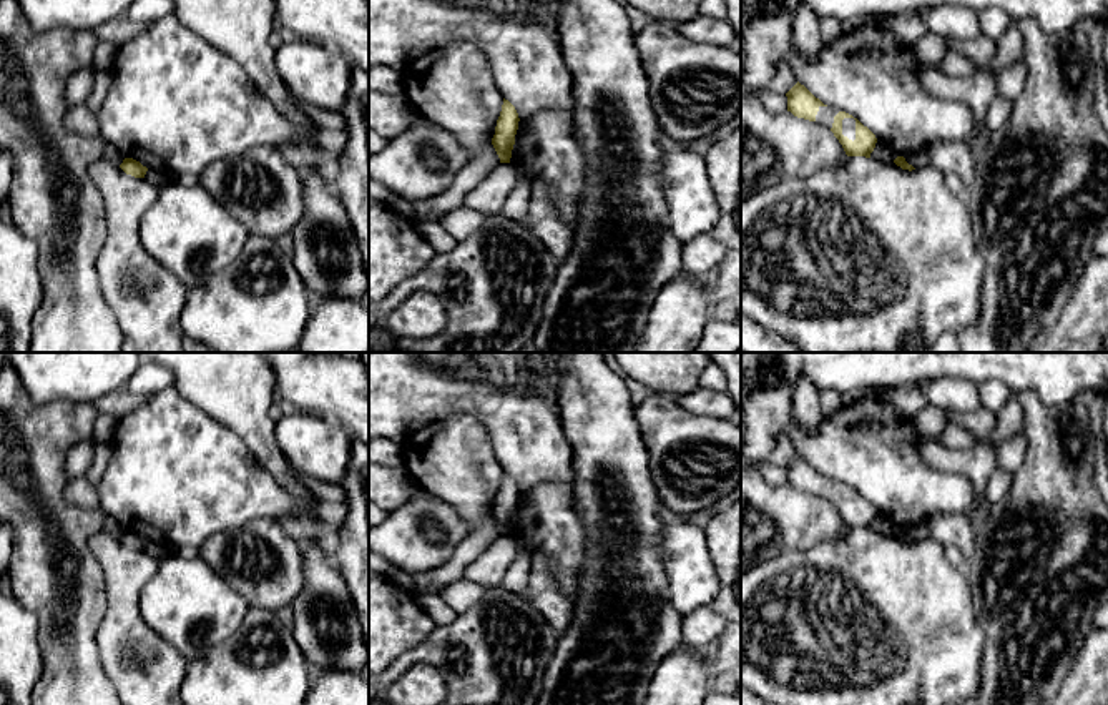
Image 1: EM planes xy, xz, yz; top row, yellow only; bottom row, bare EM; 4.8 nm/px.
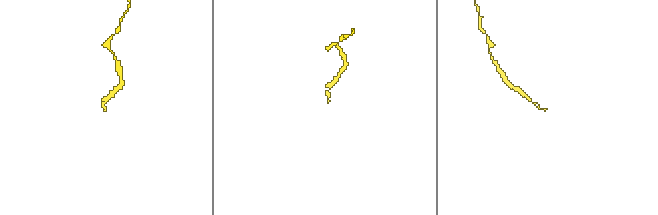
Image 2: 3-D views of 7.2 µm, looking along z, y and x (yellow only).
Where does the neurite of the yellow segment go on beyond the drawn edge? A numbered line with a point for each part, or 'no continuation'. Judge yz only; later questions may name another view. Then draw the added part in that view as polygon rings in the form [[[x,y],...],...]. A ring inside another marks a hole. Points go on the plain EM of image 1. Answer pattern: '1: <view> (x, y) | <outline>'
1: yz (848, 496) | [[[854,491],[842,492],[842,507],[852,514],[856,512],[856,492]]]

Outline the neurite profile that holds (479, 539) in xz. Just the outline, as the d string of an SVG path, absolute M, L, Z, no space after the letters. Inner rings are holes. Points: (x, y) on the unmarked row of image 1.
M490 515L457 545L453 555L444 565L429 570L432 587L440 592L449 584L463 579L465 569L500 537L500 530Z

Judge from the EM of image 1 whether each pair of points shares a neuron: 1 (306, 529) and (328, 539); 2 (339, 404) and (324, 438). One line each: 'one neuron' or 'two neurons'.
1: one neuron
2: two neurons

